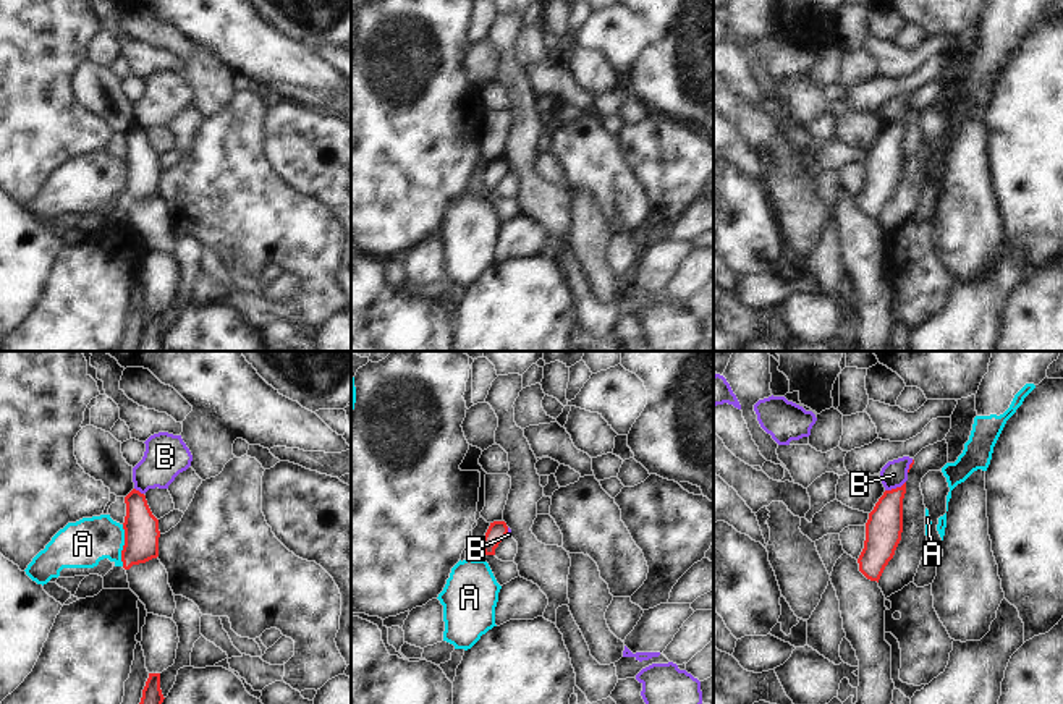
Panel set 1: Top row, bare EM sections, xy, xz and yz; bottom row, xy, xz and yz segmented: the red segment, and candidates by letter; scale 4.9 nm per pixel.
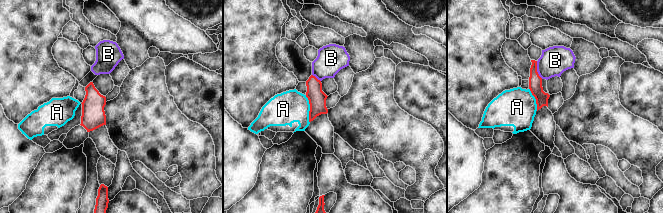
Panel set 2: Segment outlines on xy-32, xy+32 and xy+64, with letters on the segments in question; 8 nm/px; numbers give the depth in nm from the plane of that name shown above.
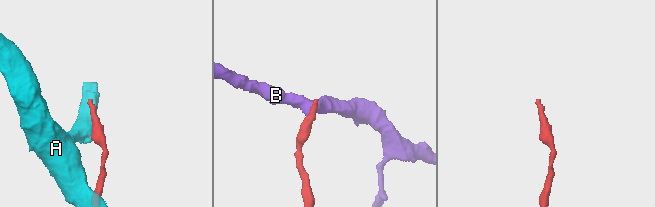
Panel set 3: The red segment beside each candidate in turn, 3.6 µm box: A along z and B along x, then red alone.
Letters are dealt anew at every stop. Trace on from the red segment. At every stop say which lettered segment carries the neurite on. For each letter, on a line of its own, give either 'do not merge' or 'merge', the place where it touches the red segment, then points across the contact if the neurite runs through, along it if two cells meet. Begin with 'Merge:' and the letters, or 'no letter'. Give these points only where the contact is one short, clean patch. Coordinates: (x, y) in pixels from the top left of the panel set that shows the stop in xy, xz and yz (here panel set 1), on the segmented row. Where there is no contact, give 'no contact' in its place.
Merge: no letter
A: do not merge | xy (123, 546) | along xy (122, 525), (123, 565)
B: do not merge | yz (897, 487) | along yz (905, 481), (885, 491)

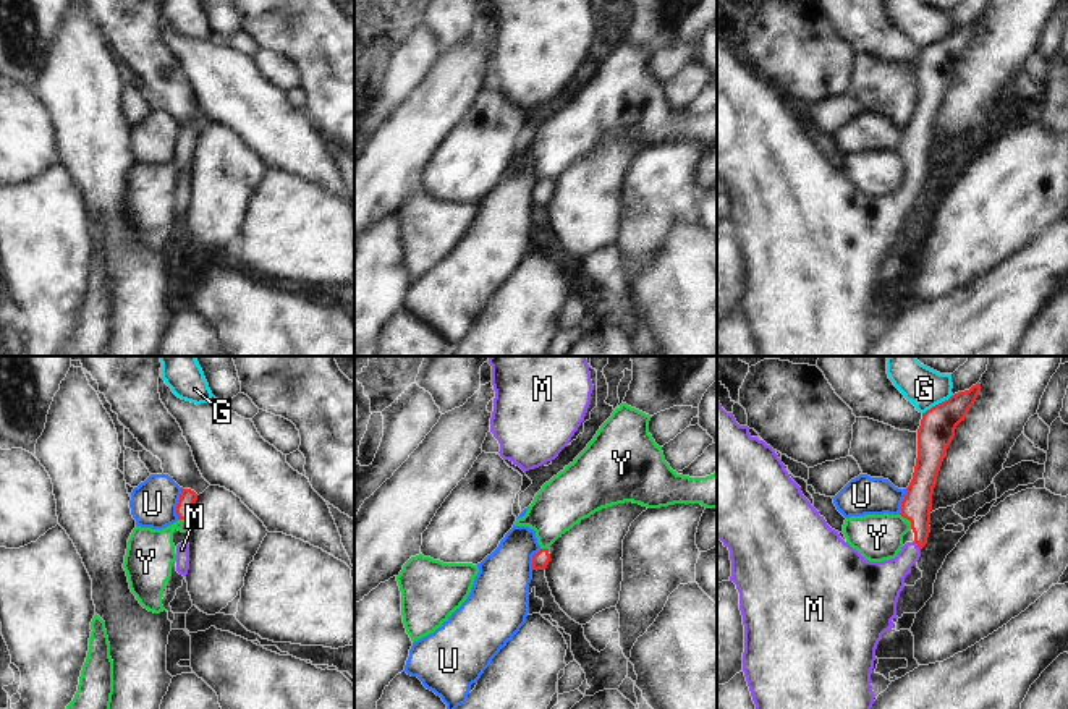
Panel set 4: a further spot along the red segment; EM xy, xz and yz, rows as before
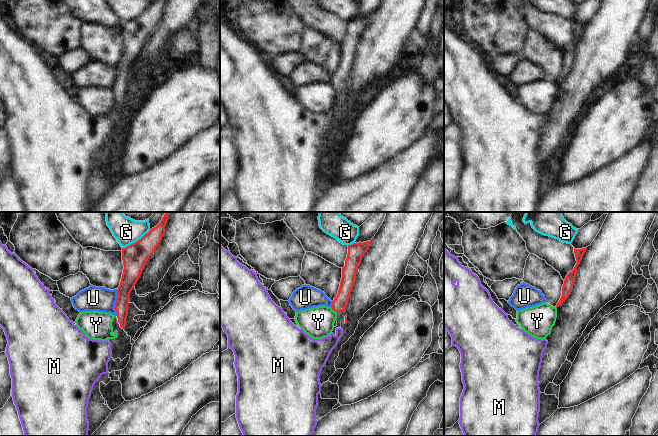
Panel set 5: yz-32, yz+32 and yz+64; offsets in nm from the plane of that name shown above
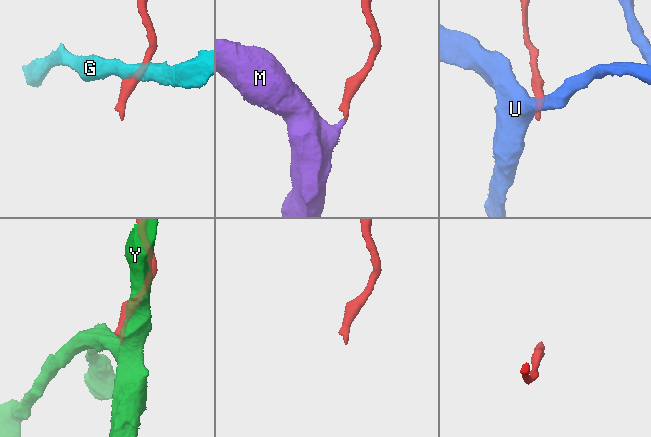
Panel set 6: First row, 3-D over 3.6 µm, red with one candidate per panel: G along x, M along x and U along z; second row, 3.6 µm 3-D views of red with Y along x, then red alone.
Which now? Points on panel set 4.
Merge: M
G: do not merge | yz (939, 403)
M: merge | yz (918, 546) | across yz (916, 505), (919, 515), (918, 546), (882, 581)
U: do not merge | xy (178, 504) | along xy (182, 488), (177, 518)
Y: do not merge | yz (908, 518) | along yz (900, 513), (910, 522), (911, 528)

